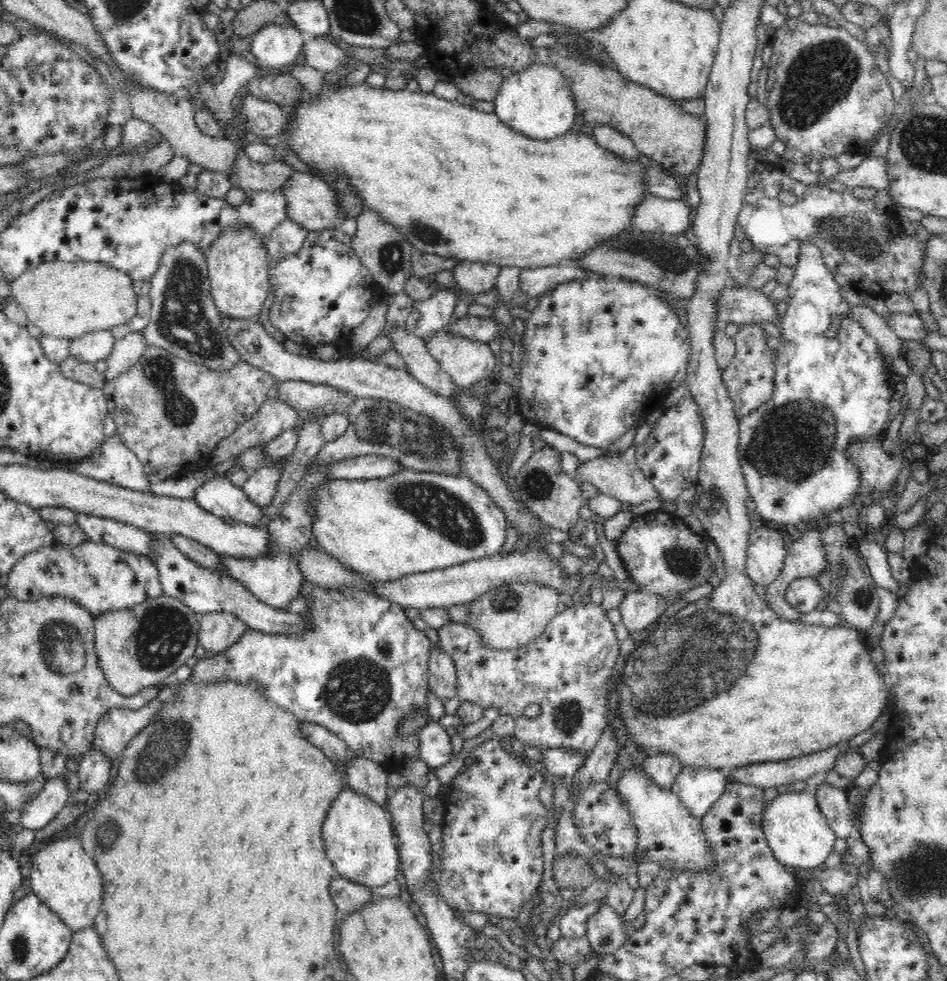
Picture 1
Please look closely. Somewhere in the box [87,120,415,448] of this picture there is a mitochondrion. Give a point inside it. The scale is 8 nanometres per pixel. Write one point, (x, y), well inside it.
(182, 323)

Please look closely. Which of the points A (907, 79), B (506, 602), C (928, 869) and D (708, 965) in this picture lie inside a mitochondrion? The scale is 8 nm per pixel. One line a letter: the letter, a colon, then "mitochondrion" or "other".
A: other
B: mitochondrion
C: mitochondrion
D: other

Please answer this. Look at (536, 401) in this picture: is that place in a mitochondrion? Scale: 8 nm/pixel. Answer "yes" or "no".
no

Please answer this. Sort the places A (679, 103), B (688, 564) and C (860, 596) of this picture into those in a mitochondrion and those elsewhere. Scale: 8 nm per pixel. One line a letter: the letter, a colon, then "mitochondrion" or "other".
A: other
B: mitochondrion
C: mitochondrion

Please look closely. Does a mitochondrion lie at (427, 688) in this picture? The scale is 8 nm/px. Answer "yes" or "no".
no

